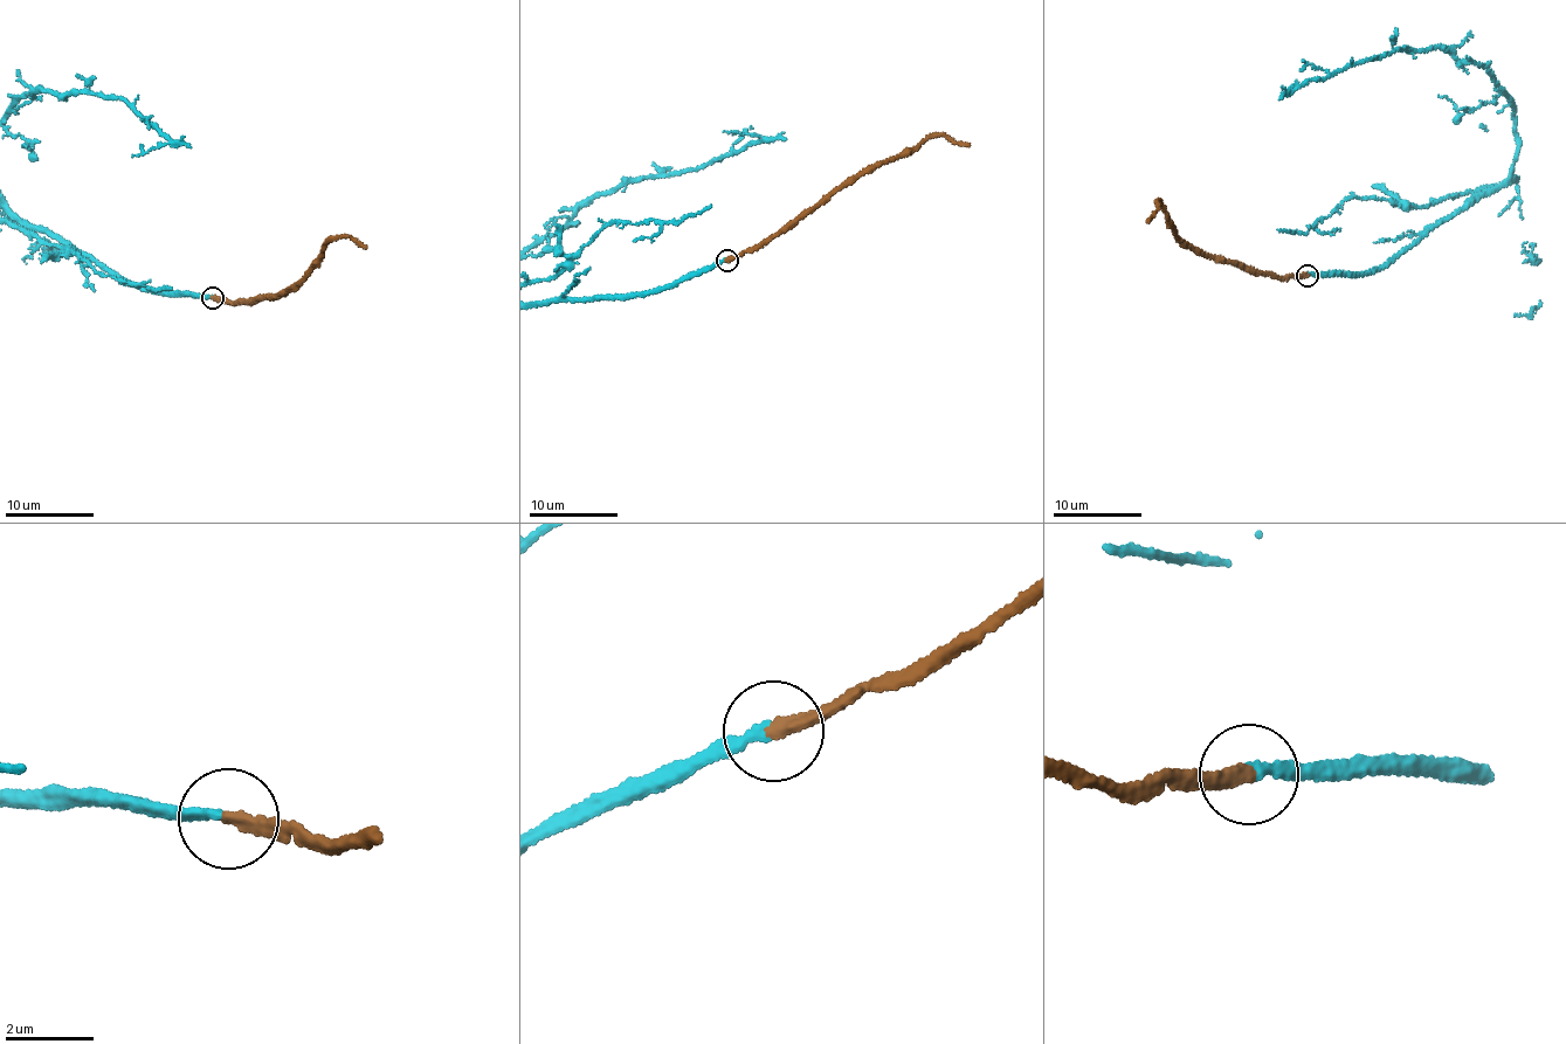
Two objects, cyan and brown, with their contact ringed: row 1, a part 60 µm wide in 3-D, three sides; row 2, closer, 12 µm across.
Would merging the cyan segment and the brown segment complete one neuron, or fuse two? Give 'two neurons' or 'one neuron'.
one neuron

